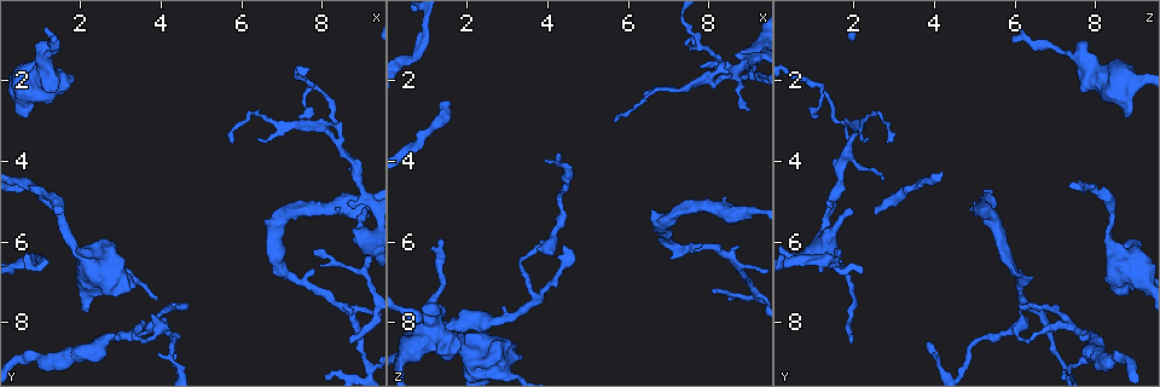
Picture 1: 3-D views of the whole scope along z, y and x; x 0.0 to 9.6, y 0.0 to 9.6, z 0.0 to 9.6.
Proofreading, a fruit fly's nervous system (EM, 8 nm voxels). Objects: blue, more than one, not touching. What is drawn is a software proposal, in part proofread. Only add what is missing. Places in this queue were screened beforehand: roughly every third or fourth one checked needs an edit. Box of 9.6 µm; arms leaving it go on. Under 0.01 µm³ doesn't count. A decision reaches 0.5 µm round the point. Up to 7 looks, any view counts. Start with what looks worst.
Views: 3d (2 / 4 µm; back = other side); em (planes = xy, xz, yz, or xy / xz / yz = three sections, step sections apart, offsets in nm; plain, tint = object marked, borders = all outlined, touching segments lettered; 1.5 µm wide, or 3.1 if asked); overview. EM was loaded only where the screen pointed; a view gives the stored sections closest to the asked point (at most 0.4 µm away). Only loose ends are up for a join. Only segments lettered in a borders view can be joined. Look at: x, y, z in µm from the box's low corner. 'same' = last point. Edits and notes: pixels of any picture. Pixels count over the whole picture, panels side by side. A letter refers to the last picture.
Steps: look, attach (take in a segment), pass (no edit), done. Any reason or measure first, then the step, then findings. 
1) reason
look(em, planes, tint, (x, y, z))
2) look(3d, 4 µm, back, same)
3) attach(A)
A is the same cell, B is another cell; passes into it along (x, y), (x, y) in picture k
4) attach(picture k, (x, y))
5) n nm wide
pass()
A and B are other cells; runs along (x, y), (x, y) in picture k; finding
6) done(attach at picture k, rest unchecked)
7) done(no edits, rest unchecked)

an open end
look(em, planes, borders, (1.40, 5.30, 2.45))

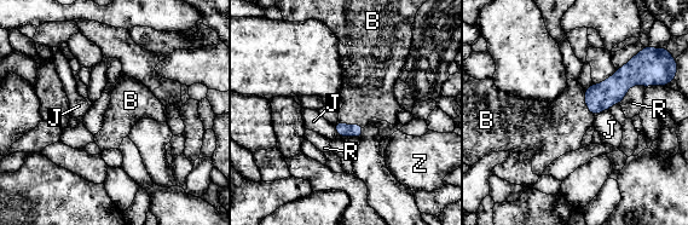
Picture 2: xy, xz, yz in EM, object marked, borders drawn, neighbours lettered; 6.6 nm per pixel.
attach(B)
B is the same cell, J, R and Z are other cells; passes into it along (600, 97), (585, 103), (558, 127) in picture 2; it goes on there

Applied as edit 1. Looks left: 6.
free end
look(em, planes, borders, (4.40, 7.60, 6.10))

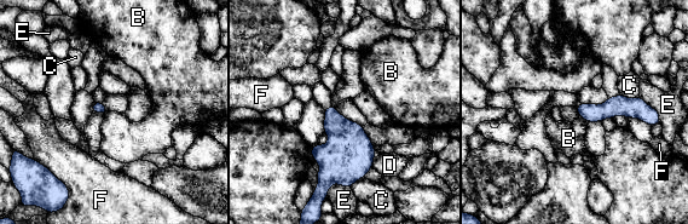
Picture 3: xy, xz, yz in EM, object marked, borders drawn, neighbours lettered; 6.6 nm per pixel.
pass()
B, C, D, E and F are other cells; runs along (580, 108), (639, 108), (649, 113) in picture 3; none of them fits

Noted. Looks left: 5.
stops while still wide
look(3d, 4 µm, (1.80, 1.90, 8.50))

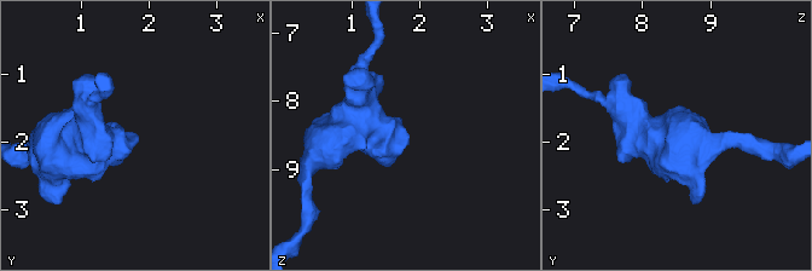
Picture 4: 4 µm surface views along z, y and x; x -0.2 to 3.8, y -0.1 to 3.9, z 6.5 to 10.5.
look(em, planes, borders, (1.80, 1.90, 8.55))

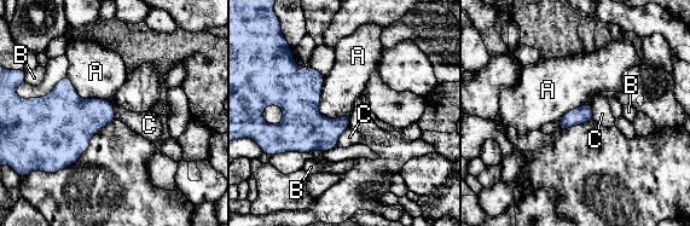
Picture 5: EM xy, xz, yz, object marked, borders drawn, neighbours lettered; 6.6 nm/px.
pass()
A, B and C are other cells; border along (324, 76), (319, 112), (349, 114) in picture 5; none of them fits

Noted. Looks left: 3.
done(attach at picture 2, rest unchecked)

